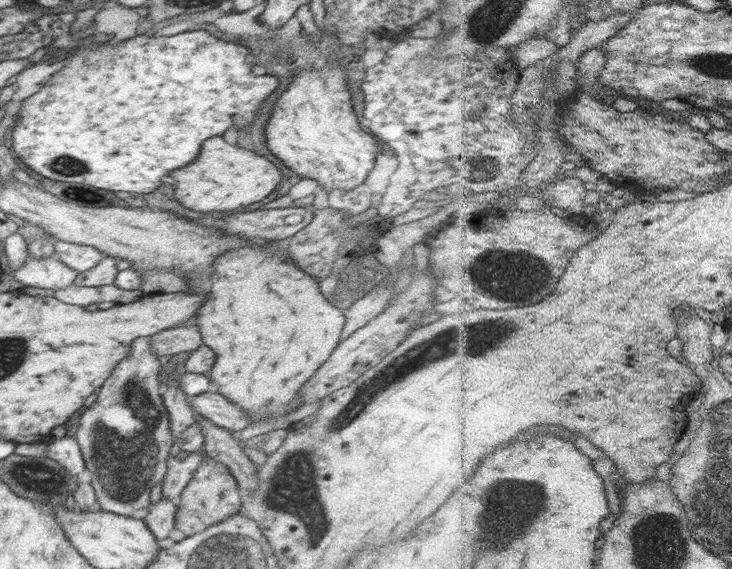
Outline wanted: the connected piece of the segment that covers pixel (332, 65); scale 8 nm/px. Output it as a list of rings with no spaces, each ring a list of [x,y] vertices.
[[[335,60],[325,63],[326,70],[302,72],[296,63],[288,70],[294,70],[294,78],[288,89],[275,100],[273,113],[266,125],[266,142],[274,156],[280,160],[301,179],[311,179],[322,182],[320,186],[326,190],[354,190],[360,186],[374,166],[374,160],[380,152],[380,146],[371,133],[364,131],[358,123],[358,118],[352,108],[352,98],[347,89],[347,72],[343,66],[338,66]]]

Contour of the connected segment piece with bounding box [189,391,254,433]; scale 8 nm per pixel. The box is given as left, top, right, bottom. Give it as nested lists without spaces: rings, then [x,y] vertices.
[[[213,391],[189,398],[189,404],[196,414],[222,430],[239,433],[254,422],[238,405],[234,405],[222,397],[222,394]]]

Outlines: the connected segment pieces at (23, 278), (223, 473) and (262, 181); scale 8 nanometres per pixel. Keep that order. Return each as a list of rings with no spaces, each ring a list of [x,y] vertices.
[[[29,255],[25,264],[13,274],[14,280],[24,286],[62,290],[75,282],[77,271],[66,266],[56,256],[36,259]]]
[[[204,455],[198,472],[193,475],[181,492],[176,512],[176,528],[188,537],[206,530],[213,524],[234,519],[241,508],[242,495],[236,479],[229,473],[229,470],[221,463]]]
[[[210,138],[204,142],[200,156],[190,166],[178,168],[171,178],[176,183],[174,198],[194,212],[232,213],[233,210],[260,202],[281,182],[280,169],[261,154],[239,145],[226,143],[224,138]]]

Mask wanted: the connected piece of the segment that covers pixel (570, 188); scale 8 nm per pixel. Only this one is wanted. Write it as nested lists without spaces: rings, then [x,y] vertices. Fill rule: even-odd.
[[[569,176],[549,186],[539,197],[553,206],[564,208],[574,215],[580,216],[586,208],[584,198],[589,188],[582,178]]]

